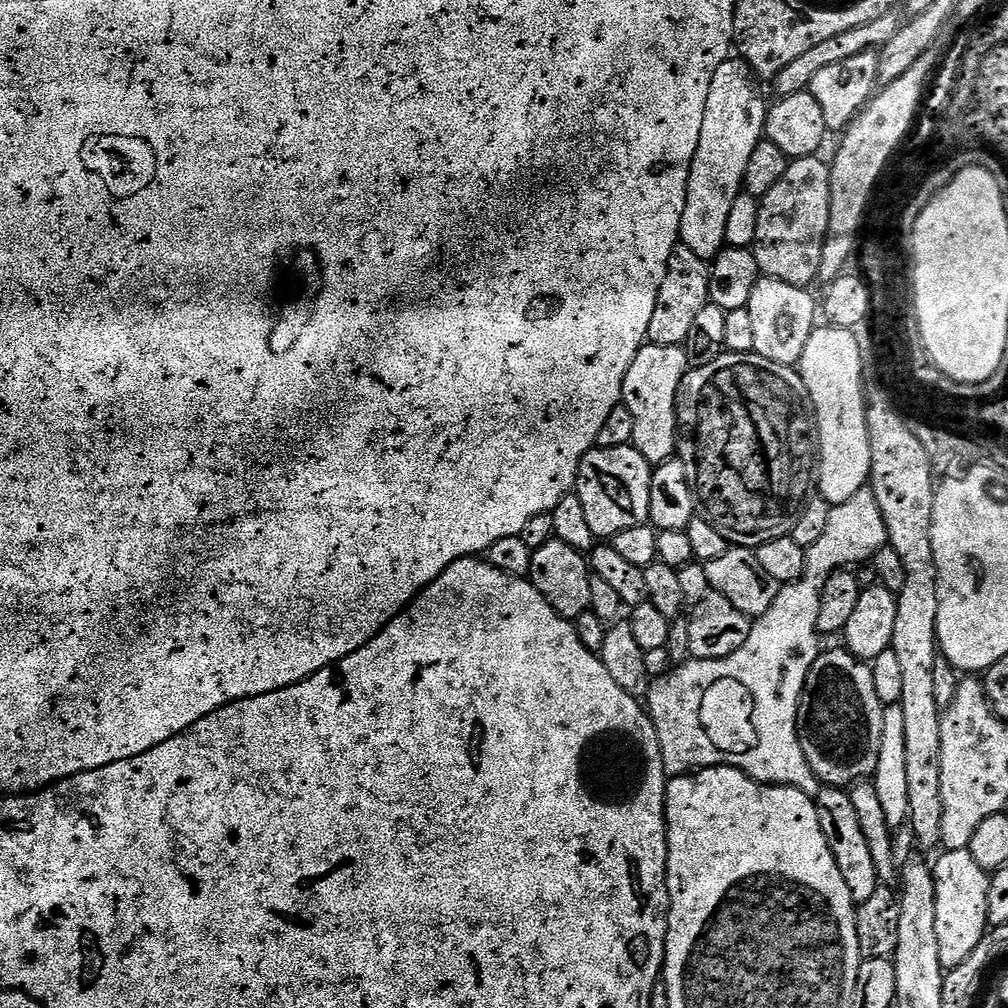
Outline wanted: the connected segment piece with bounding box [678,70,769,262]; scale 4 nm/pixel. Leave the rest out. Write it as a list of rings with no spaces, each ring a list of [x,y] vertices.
[[[713,71],[710,94],[706,98],[706,114],[702,117],[702,135],[698,137],[698,150],[688,179],[686,210],[678,216],[678,240],[698,258],[712,262],[726,247],[726,221],[734,198],[742,195],[746,166],[754,146],[765,139],[764,123],[769,105],[764,104],[757,77],[751,71]]]

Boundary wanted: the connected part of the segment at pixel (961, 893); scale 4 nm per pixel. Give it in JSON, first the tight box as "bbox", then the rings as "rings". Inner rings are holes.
{"bbox":[934,848,990,970],"rings":[[[967,848],[944,850],[936,858],[934,875],[938,902],[938,954],[942,958],[942,966],[947,970],[966,962],[966,958],[974,954],[974,946],[978,946],[985,932],[989,931],[988,882],[990,876],[982,870],[982,866],[978,866],[978,862],[974,862],[974,854],[970,854]]]}

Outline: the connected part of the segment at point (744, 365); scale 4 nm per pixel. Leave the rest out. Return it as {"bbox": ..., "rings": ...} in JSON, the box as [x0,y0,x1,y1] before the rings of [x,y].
{"bbox":[676,350,820,550],"rings":[[[724,350],[720,356],[714,358],[709,365],[689,370],[682,378],[680,389],[676,395],[676,411],[682,421],[683,437],[678,448],[678,458],[686,466],[688,480],[692,483],[698,508],[719,532],[728,537],[729,545],[737,548],[751,548],[755,550],[766,542],[774,542],[774,538],[790,536],[794,526],[798,526],[798,518],[802,518],[804,505],[808,503],[818,484],[818,469],[820,467],[820,435],[816,425],[816,411],[812,399],[795,367],[787,368],[778,362],[770,362],[770,358],[762,358],[757,352],[729,352]]]}

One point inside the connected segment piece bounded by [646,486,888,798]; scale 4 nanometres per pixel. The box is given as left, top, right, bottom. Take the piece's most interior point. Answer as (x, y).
(740, 712)

